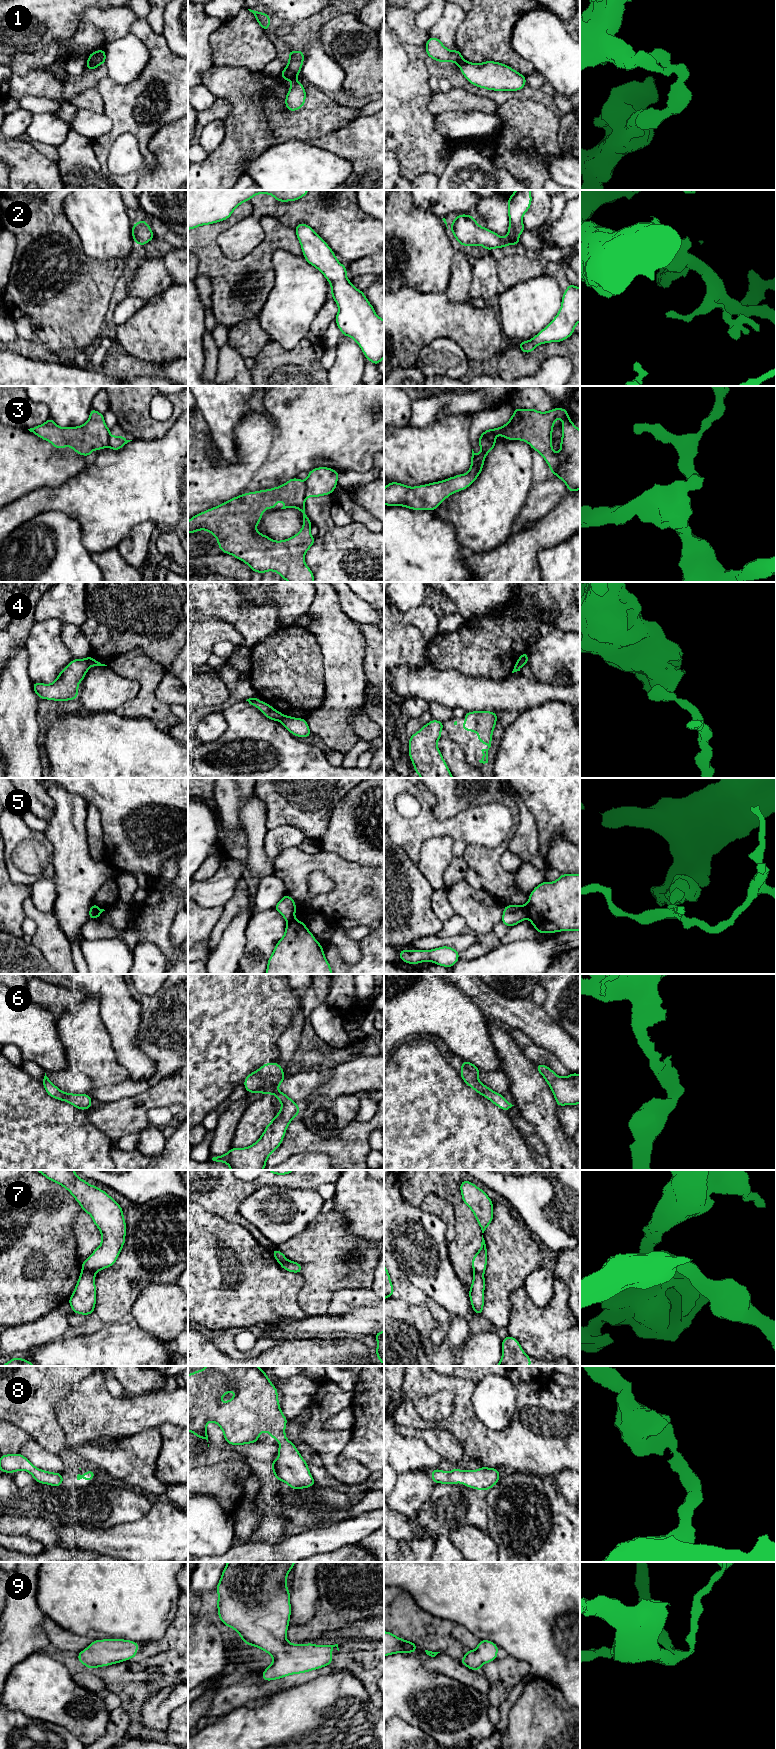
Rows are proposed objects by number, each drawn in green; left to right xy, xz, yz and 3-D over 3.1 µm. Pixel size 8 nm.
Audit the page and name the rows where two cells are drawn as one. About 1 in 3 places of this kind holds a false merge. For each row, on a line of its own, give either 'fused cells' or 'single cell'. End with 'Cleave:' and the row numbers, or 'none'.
1: fused cells
2: single cell
3: fused cells
4: fused cells
5: fused cells
6: single cell
7: fused cells
8: single cell
9: single cell
Cleave: 1, 3, 4, 5, 7

